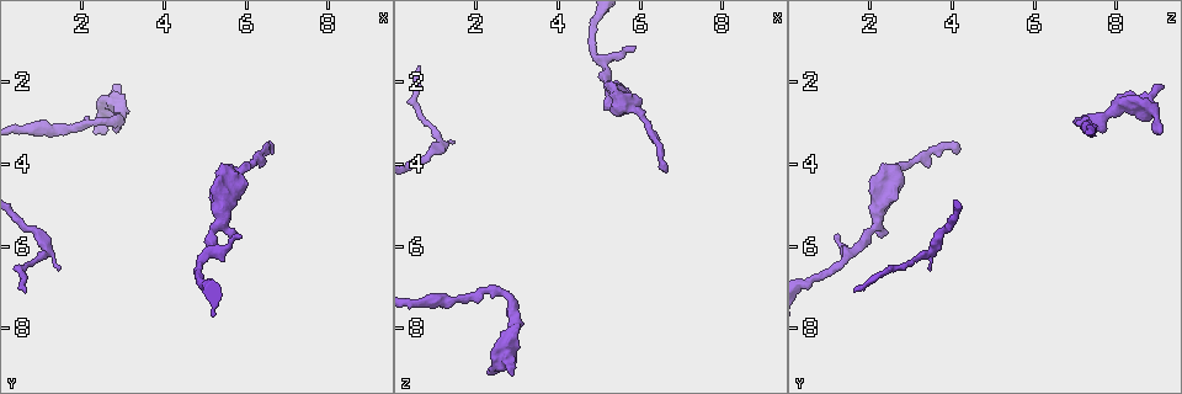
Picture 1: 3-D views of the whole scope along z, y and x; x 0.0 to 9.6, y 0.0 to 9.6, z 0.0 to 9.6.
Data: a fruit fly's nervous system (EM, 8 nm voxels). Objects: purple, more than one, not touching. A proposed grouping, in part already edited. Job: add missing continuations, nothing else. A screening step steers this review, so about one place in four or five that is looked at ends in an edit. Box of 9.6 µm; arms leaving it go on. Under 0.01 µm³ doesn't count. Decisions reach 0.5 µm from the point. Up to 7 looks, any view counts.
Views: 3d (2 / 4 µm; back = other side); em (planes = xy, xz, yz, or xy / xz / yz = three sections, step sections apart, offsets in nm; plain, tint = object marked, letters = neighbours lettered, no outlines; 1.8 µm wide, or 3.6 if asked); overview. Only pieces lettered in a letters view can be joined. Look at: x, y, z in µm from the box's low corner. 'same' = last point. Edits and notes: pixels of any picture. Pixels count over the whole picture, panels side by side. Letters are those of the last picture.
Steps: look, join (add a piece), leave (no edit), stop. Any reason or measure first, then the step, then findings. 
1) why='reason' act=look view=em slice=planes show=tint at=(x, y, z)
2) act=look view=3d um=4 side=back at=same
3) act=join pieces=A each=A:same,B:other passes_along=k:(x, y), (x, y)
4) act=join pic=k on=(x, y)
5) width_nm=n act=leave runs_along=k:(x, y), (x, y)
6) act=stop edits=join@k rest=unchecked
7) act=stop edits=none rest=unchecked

why='branch stops here' act=look view=em slice=planes show=letters at=(5.90, 5.80, 1.05)

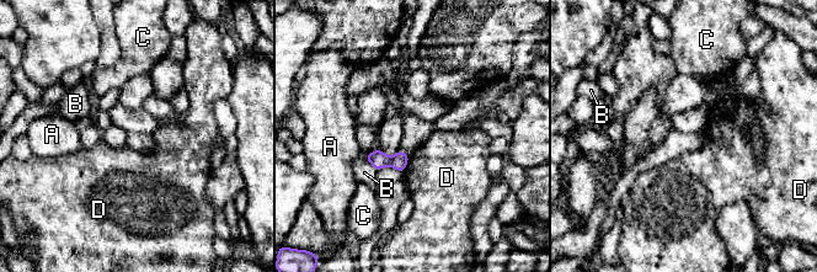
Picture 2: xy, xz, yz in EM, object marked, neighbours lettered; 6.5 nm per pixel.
act=leave each=A:other,B:other,C:other,D:other border=2:(410, 156), (402, 172) found='none of them fits'

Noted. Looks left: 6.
why='tapers out' act=look view=em slice=planes show=letters at=(1.45, 6.60, 3.50)

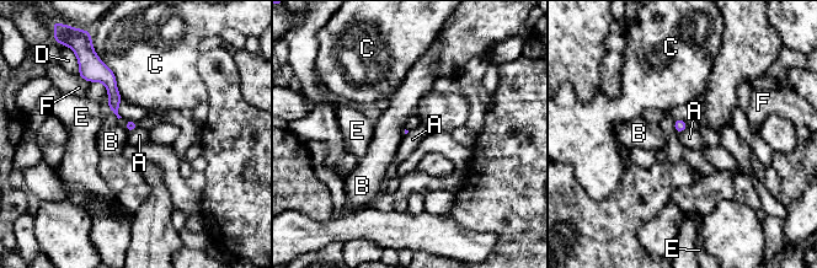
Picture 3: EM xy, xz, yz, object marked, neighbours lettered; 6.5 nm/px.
act=leave each=A:other,B:other,C:other,D:other,E:other,F:other found='no lettered piece goes on from it'

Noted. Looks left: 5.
why='an open end' act=look view=em slice=xz step=16 show=letters at=(2.60, 3.15, 8.95)

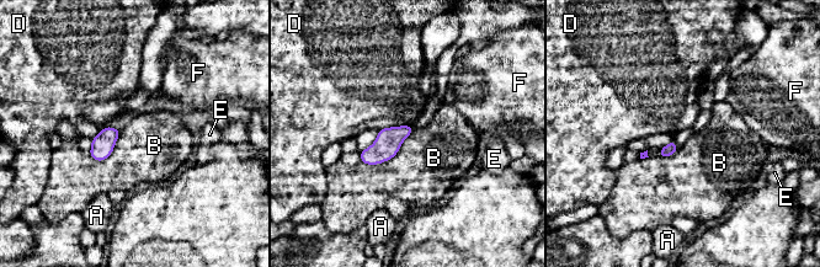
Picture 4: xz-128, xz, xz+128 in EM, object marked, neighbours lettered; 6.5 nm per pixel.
why='another direction' act=look view=em slice=planes show=letters at=same

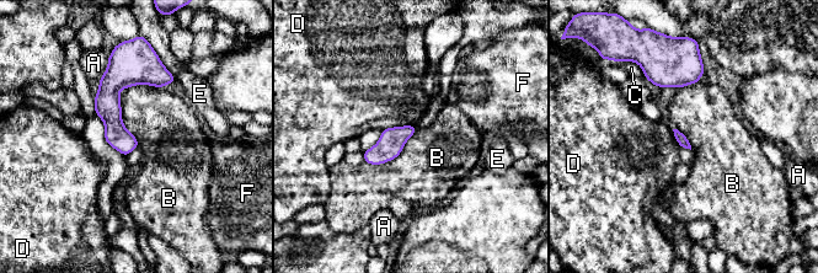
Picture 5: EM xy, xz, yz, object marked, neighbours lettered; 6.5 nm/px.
act=leave each=A:other,B:other,C:other,D:other,E:other,F:other found='no lettered piece goes on from it'

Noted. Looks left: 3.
act=stop edits=none rest=unchecked

